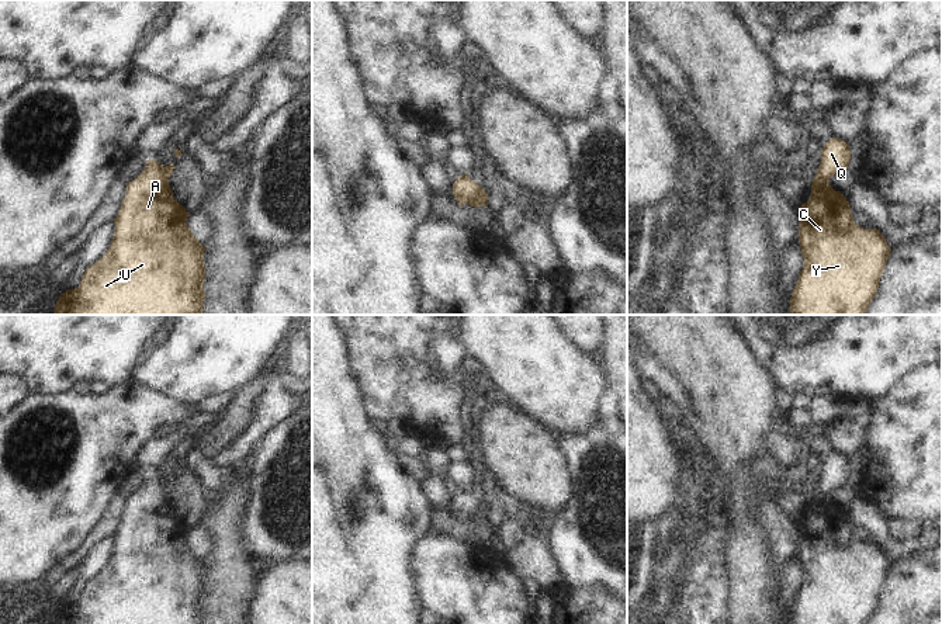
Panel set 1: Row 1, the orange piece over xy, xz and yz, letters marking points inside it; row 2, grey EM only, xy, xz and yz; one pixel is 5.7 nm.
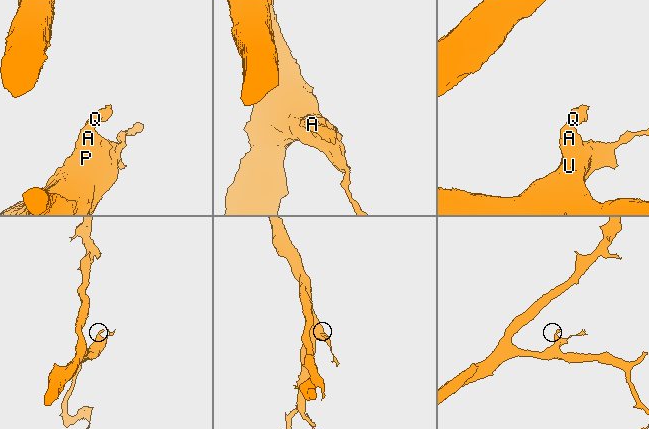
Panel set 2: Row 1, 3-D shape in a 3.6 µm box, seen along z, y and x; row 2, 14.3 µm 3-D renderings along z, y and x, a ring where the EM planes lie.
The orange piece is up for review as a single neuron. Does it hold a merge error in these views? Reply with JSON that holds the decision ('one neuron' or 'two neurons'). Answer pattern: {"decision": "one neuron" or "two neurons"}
{"decision": "two neurons"}

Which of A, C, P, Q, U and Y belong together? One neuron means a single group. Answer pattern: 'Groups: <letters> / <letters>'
Groups: A C P U Y / Q

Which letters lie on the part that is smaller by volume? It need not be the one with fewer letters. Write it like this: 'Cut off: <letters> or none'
Cut off: Q

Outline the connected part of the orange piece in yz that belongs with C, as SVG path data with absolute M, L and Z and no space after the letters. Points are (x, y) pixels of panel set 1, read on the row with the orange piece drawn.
M817 174L810 200L799 208L799 245L804 264L792 291L789 315L865 315L891 249L876 228L856 225L846 197Z

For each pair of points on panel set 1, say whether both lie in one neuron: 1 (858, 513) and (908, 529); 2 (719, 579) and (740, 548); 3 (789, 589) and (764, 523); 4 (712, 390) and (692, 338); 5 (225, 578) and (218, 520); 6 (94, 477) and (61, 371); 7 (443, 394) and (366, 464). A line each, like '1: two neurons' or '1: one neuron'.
1: two neurons
2: two neurons
3: two neurons
4: one neuron
5: one neuron
6: two neurons
7: two neurons

